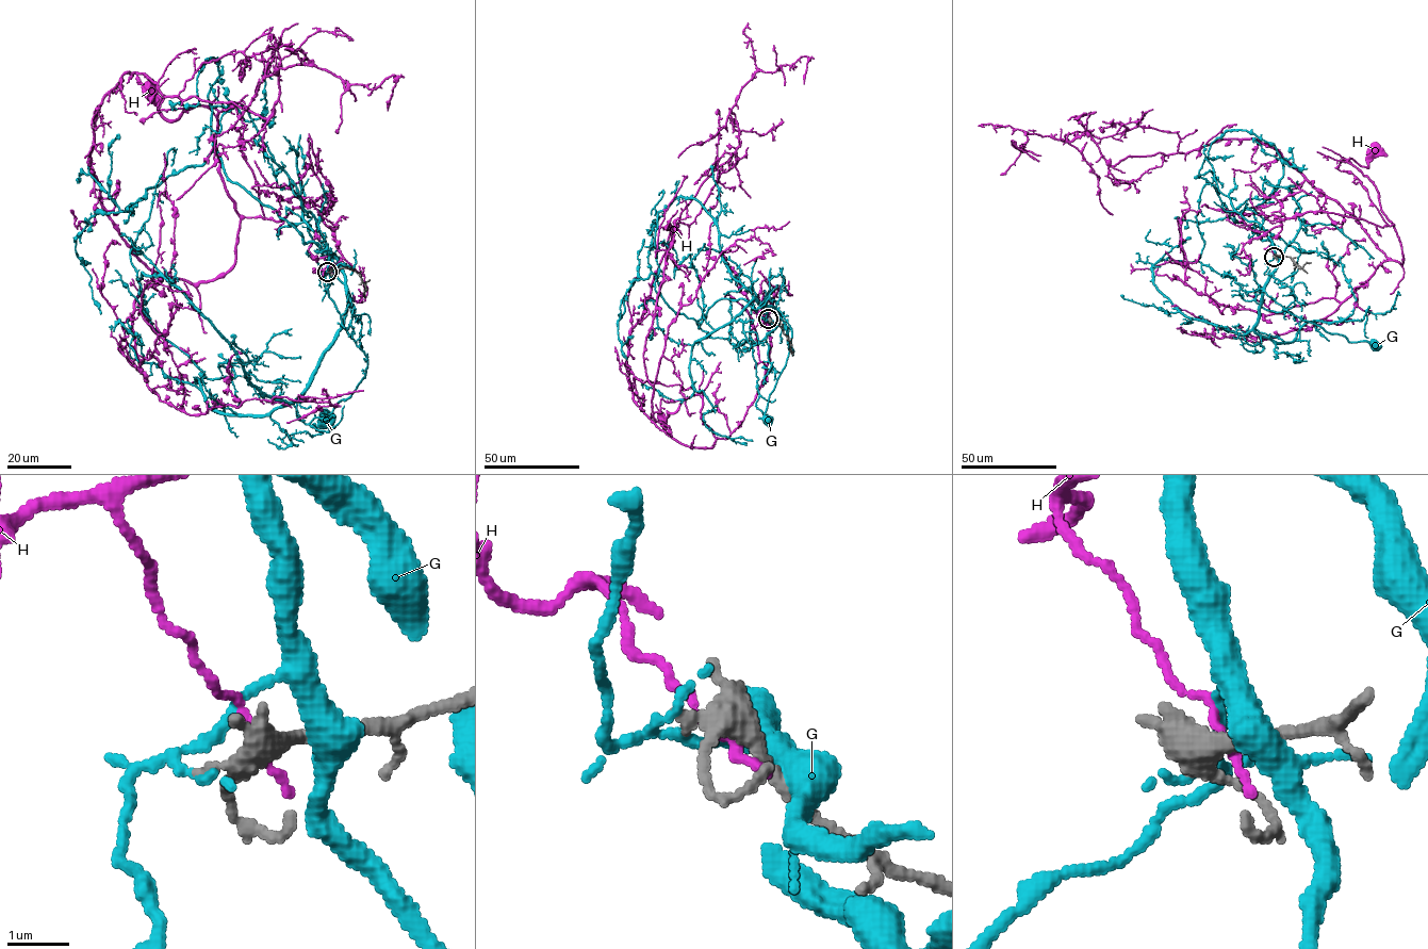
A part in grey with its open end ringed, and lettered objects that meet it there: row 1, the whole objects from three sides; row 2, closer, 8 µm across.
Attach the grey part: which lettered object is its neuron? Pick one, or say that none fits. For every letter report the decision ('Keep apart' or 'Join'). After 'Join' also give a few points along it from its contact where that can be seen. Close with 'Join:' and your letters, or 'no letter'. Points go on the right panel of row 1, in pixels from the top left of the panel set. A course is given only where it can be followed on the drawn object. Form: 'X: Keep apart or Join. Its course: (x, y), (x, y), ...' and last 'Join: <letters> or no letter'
G: Keep apart
H: Keep apart
Join: no letter

